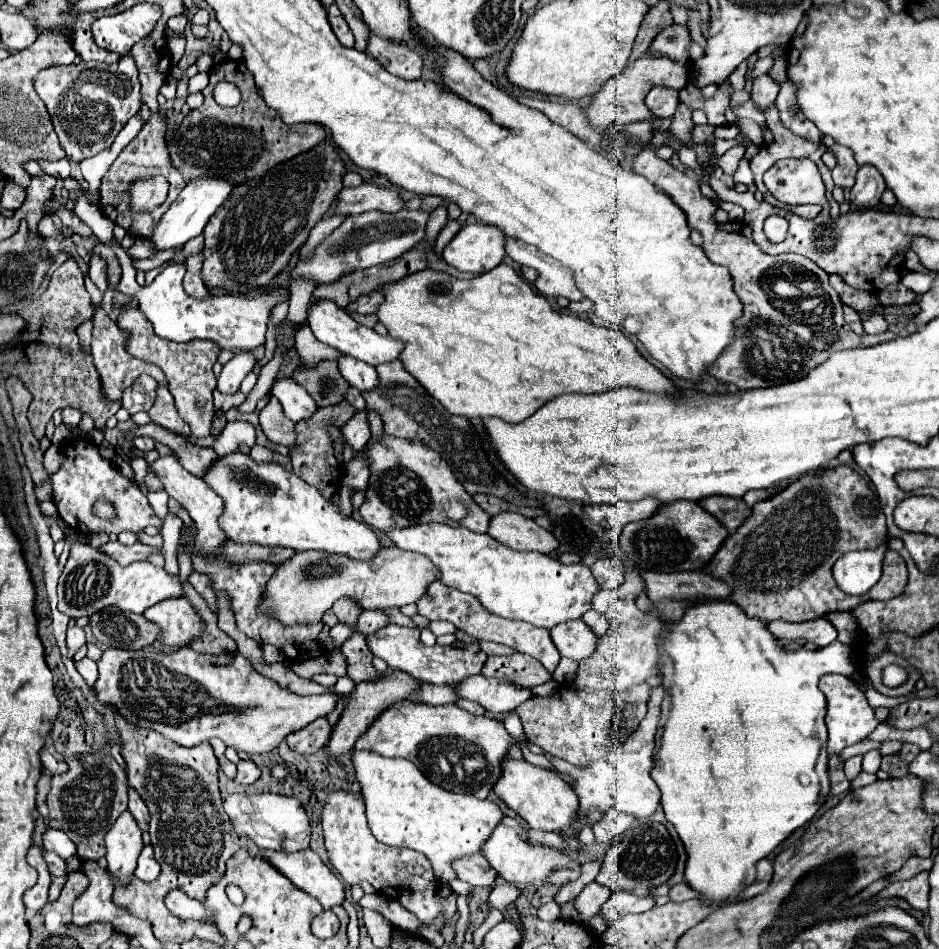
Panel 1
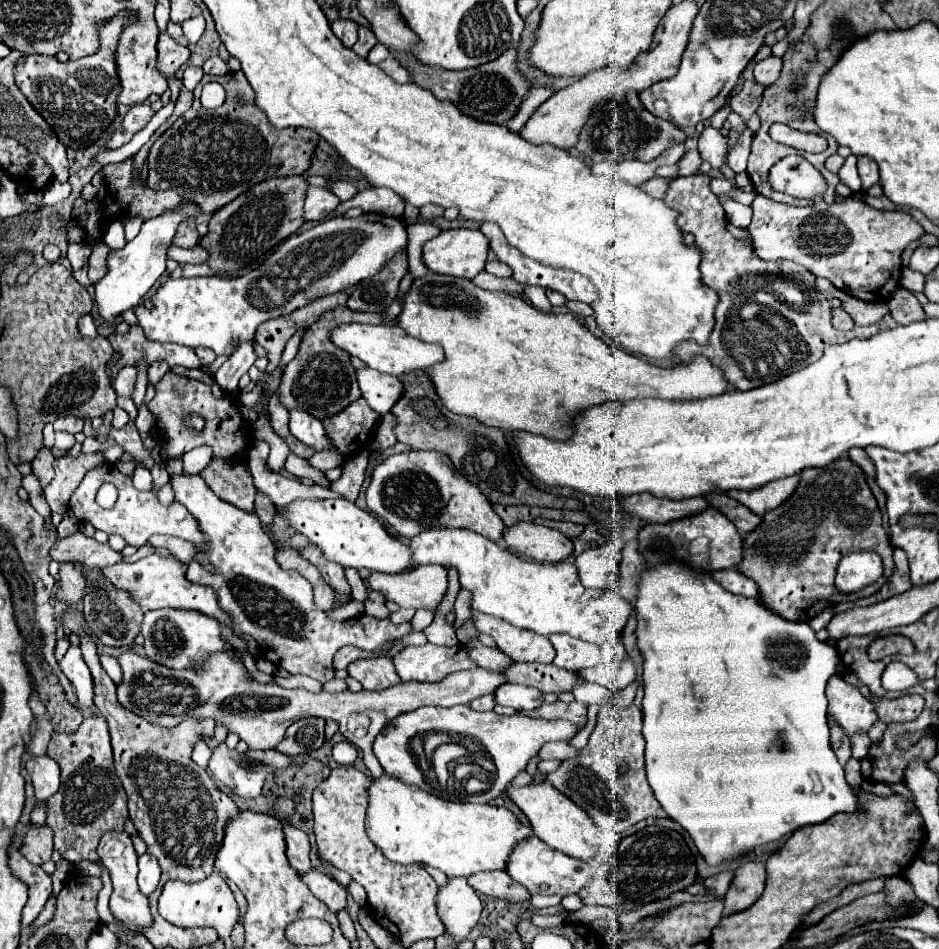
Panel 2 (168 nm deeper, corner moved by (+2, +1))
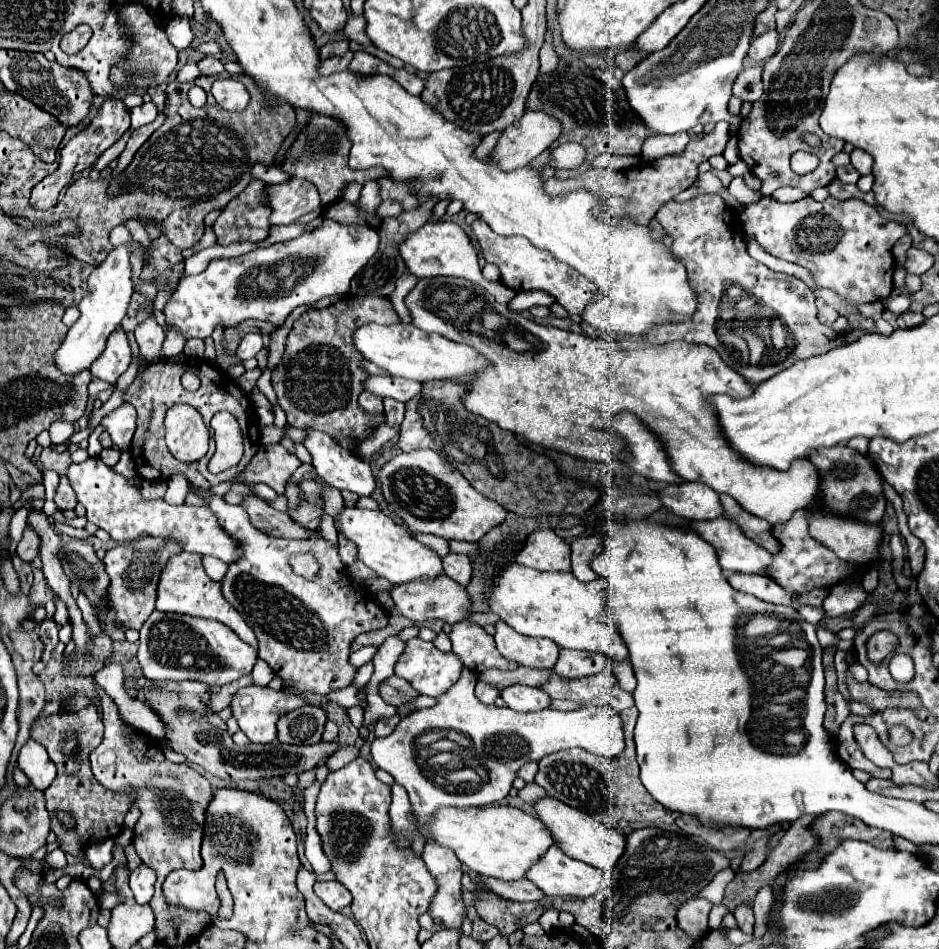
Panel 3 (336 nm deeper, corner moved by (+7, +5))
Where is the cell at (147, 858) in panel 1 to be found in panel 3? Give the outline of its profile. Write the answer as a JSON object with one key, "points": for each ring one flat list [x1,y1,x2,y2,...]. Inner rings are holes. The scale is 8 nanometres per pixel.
{"points":[[144,863,130,873,130,889,138,903,148,903,152,899,154,883,156,883,154,871,152,867,146,867]]}

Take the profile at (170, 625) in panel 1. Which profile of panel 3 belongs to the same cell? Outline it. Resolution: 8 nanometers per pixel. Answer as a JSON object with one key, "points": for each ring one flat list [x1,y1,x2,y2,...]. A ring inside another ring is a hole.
{"points":[[154,611,140,629,138,661,142,675,154,681,194,679,210,687,220,687,250,673,256,663,256,649,240,641,234,631,212,619,194,619,190,615,166,615]]}

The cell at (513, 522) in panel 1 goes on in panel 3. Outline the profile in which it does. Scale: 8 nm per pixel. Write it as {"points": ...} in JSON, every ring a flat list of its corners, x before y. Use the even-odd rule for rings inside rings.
{"points":[[552,529,534,531,516,555,516,563,538,571,570,571,570,547]]}

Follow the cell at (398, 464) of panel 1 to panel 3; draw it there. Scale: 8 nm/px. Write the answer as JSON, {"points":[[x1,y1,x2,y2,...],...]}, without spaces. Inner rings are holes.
{"points":[[432,449,400,453,378,471,382,497,412,533,432,533,456,541,480,541,492,527,506,519,506,509,486,499,446,459]]}

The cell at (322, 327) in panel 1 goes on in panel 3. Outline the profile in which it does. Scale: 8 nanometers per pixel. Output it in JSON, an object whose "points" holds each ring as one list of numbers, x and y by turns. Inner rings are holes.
{"points":[[368,323,354,331,352,341,364,359,382,367,388,375,414,379,414,381,468,377,474,371,488,365,488,361,482,355,478,355,472,347,464,343,454,343,438,333,424,333,418,327,406,323,396,323,396,325]]}

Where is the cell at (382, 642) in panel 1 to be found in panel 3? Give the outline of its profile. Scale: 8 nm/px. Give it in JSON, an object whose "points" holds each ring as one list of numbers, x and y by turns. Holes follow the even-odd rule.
{"points":[[414,637,406,643,406,649,404,649,404,653,400,655,400,659,396,663,396,675,406,679,418,693,430,695,430,697,438,697,438,695,446,693,458,681,462,669,464,669,464,665,458,659,458,655,454,655,452,651,444,653,444,651,436,649,434,643,422,641,418,637]]}

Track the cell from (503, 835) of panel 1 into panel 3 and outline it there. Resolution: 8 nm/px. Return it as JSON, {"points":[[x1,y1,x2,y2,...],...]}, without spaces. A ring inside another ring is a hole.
{"points":[[556,845,526,871,526,879,536,883,546,895,584,899,598,891,602,871,562,853]]}

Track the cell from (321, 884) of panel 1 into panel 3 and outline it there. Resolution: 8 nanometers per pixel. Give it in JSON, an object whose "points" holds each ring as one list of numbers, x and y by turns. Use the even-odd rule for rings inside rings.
{"points":[[316,881,314,885,314,893,330,907,330,909,342,909,346,905,350,905,352,895,350,891,346,891,342,887,342,883,338,881]]}

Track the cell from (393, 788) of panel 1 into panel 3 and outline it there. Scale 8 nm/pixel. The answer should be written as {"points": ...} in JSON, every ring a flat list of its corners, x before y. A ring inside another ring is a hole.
{"points":[[392,785,392,803,390,803,390,831,394,835,394,845,398,849,408,849,416,837,438,843,446,849,452,849,458,861,478,875,496,877,502,881,522,879,526,869,550,847,554,839,546,825,510,805,490,805,490,807,442,807,426,823,414,819,410,811,410,801,400,785]]}

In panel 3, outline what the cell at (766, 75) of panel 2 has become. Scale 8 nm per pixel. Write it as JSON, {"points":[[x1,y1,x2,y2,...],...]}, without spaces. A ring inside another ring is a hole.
{"points":[[768,31,760,37,754,37,748,51,748,59,752,63,764,63,774,55,774,51,778,49,778,43,780,43,780,35,776,31]]}

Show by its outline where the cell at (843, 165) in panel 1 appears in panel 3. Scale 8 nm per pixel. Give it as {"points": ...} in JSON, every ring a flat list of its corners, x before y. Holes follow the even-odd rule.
{"points":[[844,165,844,167,838,167,836,169,836,177,842,181,842,183,856,183,860,179,858,171,852,167,852,165]]}

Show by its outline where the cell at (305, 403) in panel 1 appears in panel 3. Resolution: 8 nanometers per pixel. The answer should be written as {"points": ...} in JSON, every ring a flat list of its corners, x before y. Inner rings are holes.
{"points":[[304,429,304,447,308,449,308,453,312,455,312,465,314,471,332,487,336,489,348,489,356,495,372,495,376,481,374,475,370,471,370,465,366,459,362,457,354,457,350,451,342,449,338,443,334,443,334,439,322,431,314,431,314,429]]}

